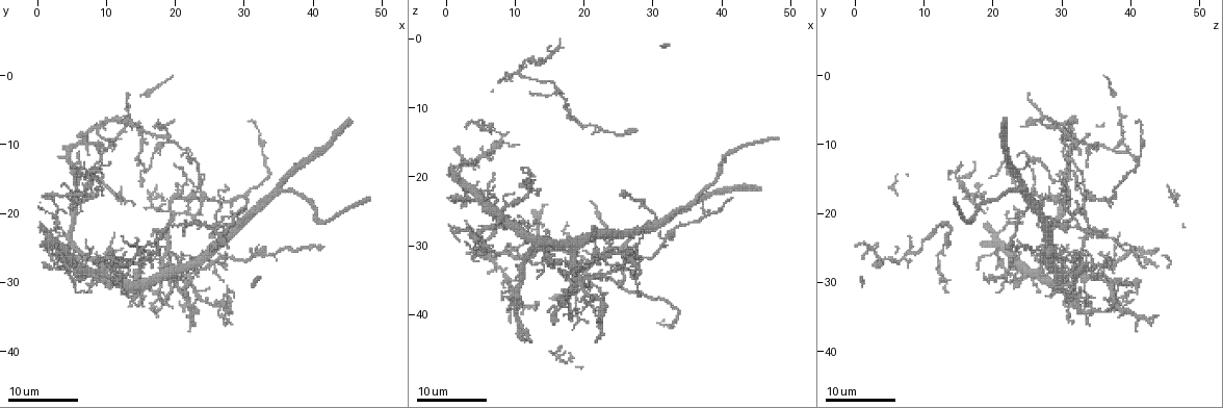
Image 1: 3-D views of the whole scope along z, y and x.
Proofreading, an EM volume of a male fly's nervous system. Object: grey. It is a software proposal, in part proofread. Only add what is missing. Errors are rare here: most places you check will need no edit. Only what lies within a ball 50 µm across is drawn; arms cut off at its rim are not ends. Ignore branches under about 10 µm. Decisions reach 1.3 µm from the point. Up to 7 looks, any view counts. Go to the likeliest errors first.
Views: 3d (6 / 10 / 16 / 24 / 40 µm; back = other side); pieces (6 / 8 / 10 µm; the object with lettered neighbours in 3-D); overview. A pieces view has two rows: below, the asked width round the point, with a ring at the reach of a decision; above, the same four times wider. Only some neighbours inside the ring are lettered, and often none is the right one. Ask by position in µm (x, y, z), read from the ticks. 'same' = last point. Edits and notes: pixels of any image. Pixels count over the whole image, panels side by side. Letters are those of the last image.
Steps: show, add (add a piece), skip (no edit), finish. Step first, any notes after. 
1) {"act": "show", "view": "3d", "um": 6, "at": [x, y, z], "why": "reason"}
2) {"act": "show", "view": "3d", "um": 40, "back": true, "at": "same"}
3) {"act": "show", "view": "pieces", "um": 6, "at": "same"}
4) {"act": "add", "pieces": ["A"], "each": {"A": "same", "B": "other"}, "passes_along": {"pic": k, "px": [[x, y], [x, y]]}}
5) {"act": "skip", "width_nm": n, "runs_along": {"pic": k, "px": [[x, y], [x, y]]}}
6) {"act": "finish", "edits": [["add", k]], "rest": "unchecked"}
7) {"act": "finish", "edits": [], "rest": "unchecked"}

{"act": "show", "view": "3d", "um": 24, "at": [25.5, 25.5, 22.5], "why": "an open end"}

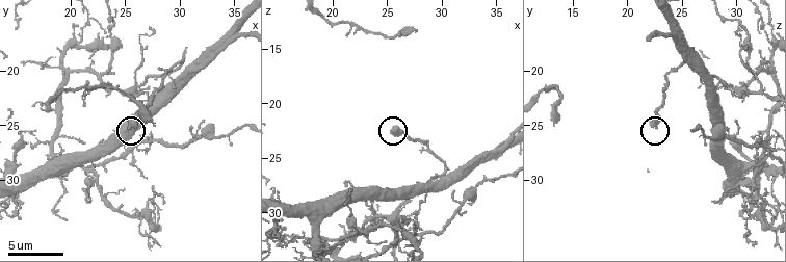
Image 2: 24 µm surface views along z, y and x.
{"act": "show", "view": "pieces", "um": 6, "at": [25.2, 25.0, 22.8], "why": "see the neighbours"}

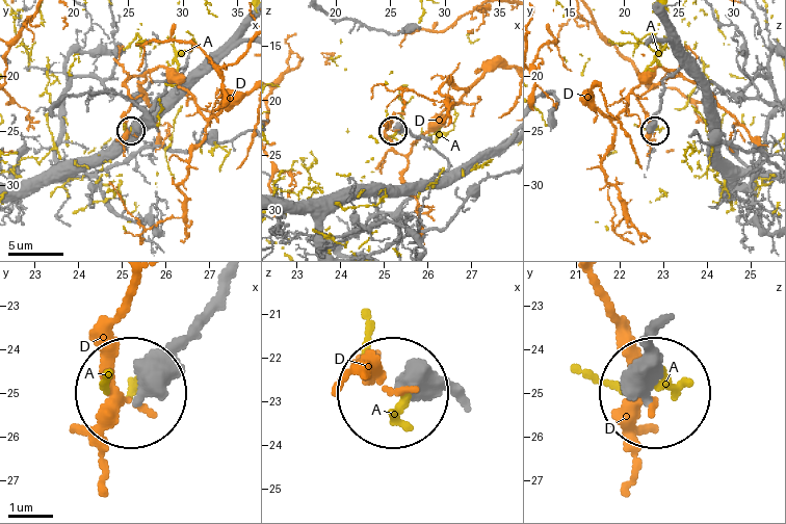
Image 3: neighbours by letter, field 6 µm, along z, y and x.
{"act": "skip", "each": {"A": "other", "D": "other"}, "runs_along": {"pic": 3, "px": [[449, 395], [397, 392]]}, "found": "none of them fits"}

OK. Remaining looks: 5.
{"act": "show", "view": "3d", "um": 24, "at": [25.0, 23.5, 36.0], "why": "free end"}

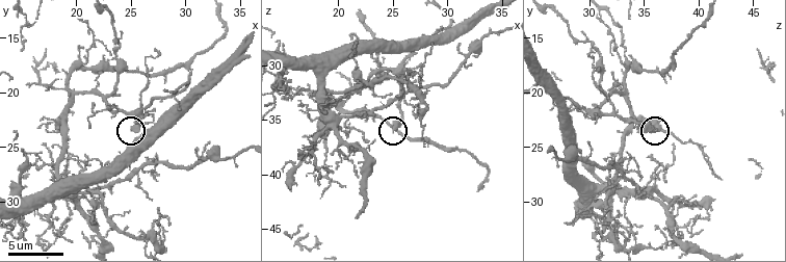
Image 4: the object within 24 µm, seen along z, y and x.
{"act": "show", "view": "pieces", "um": 8, "at": [25.2, 23.4, 36.0], "why": "see the neighbours"}

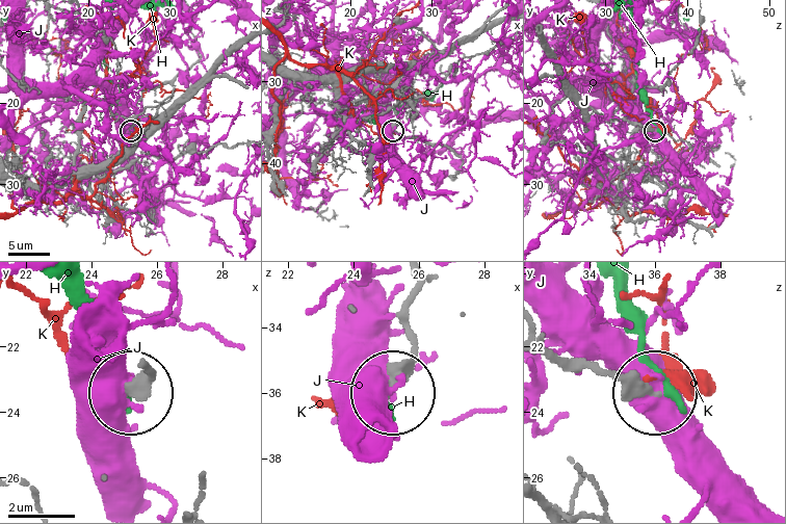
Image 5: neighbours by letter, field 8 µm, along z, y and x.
{"act": "skip", "each": {"H": "other", "J": "other", "K": "other"}, "found": "none of them fits"}

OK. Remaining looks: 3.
{"act": "show", "view": "3d", "um": 16, "at": [8.5, 16.5, 26.0], "why": "branch stops here"}

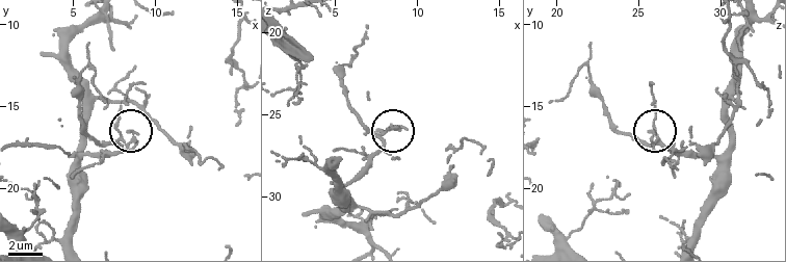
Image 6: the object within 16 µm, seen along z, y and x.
{"act": "show", "view": "pieces", "um": 6, "at": [9.0, 16.7, 25.8]}

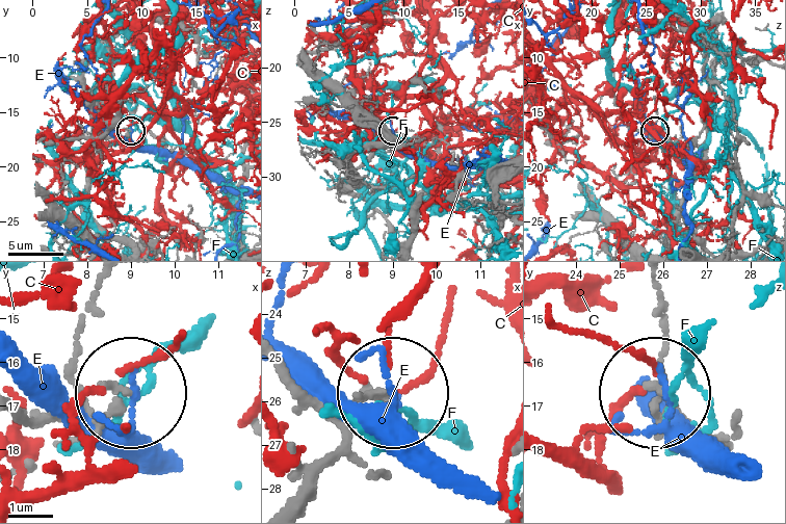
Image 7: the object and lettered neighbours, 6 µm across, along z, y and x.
{"act": "skip", "each": {"C": "other", "E": "other", "F": "other"}, "found": "none of them fits"}

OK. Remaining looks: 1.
{"act": "finish", "edits": [], "rest": "unchecked"}

